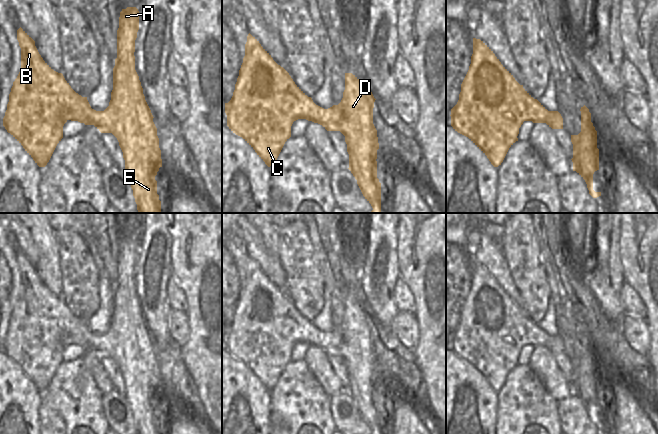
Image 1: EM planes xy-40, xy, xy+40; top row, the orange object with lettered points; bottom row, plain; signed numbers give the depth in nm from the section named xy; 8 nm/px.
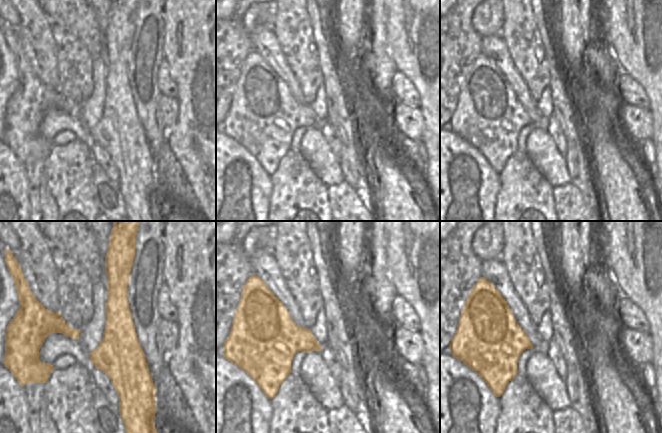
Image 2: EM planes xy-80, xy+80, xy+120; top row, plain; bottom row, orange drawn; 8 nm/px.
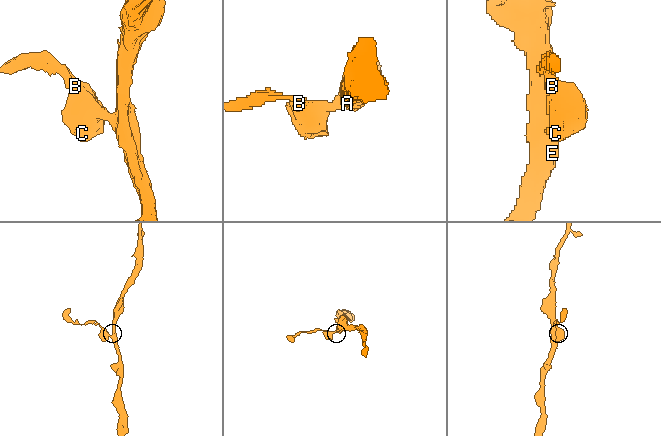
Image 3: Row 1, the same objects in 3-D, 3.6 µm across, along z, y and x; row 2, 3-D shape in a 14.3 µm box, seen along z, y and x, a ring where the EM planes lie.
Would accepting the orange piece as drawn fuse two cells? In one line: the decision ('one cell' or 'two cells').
one cell

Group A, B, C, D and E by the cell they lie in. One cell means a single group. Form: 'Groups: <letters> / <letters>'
Groups: A B C D E

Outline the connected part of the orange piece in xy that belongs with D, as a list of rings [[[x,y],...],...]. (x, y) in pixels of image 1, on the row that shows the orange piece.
[[[250,33],[245,44],[245,56],[239,70],[233,96],[225,103],[227,126],[236,135],[242,137],[257,153],[257,155],[270,167],[277,160],[285,142],[291,137],[291,126],[298,119],[306,119],[322,125],[327,131],[340,131],[345,136],[347,152],[349,154],[349,170],[357,180],[357,184],[371,204],[371,213],[381,213],[381,183],[377,178],[377,150],[379,149],[377,130],[373,124],[373,108],[375,98],[361,81],[352,73],[345,73],[345,90],[343,98],[338,105],[324,109],[316,105],[293,81],[289,73],[278,65],[271,55],[261,46],[259,41]]]

